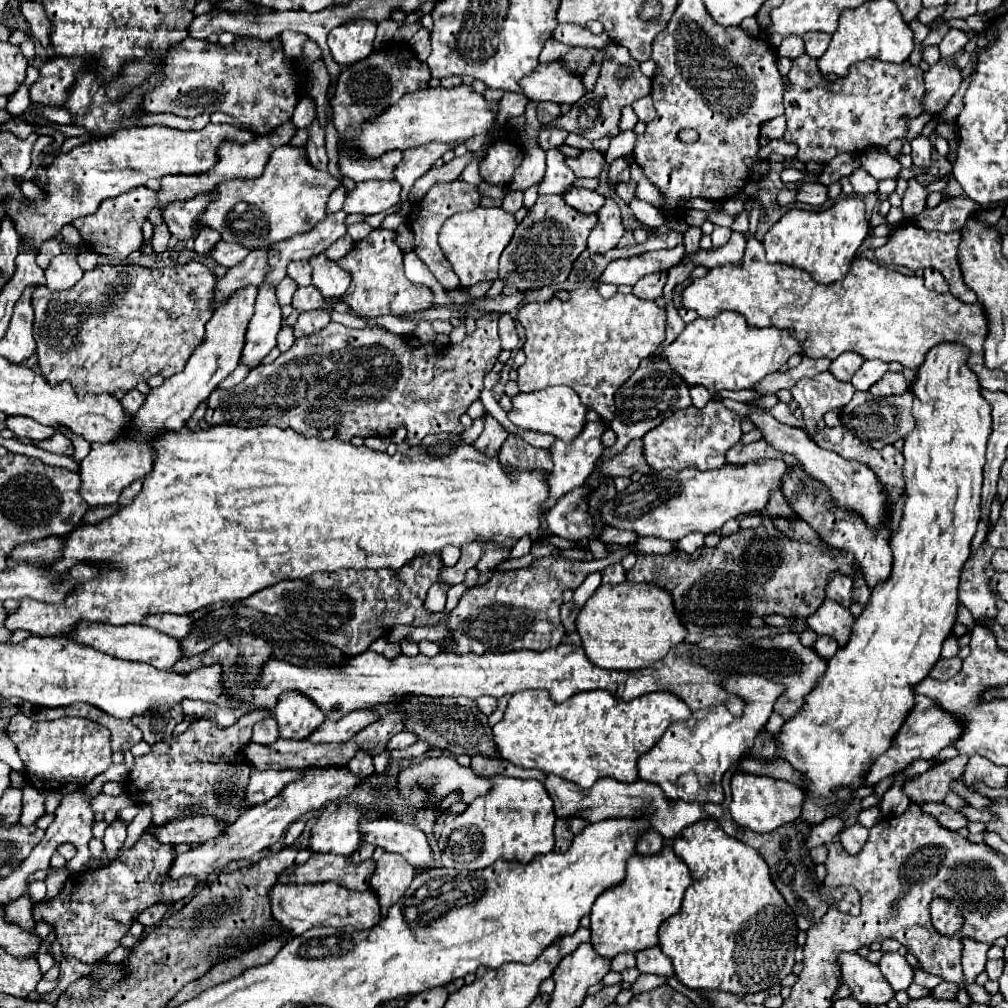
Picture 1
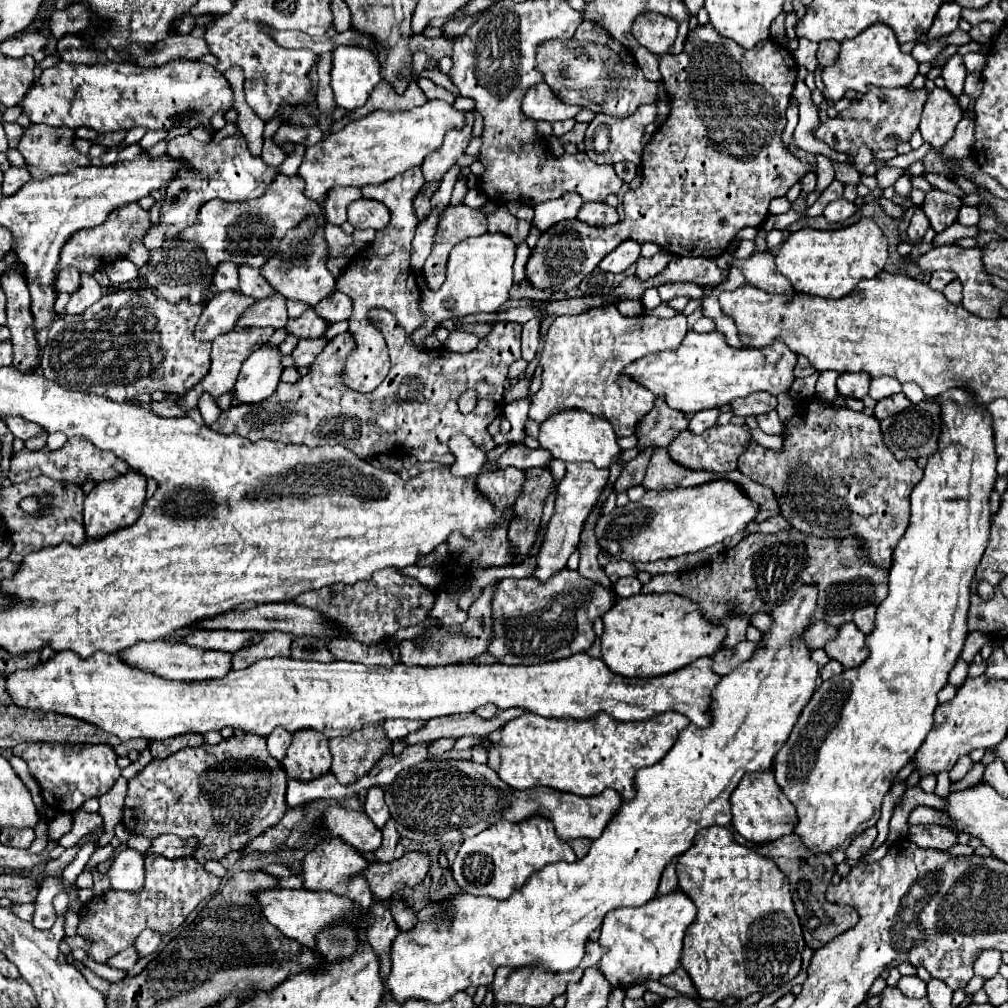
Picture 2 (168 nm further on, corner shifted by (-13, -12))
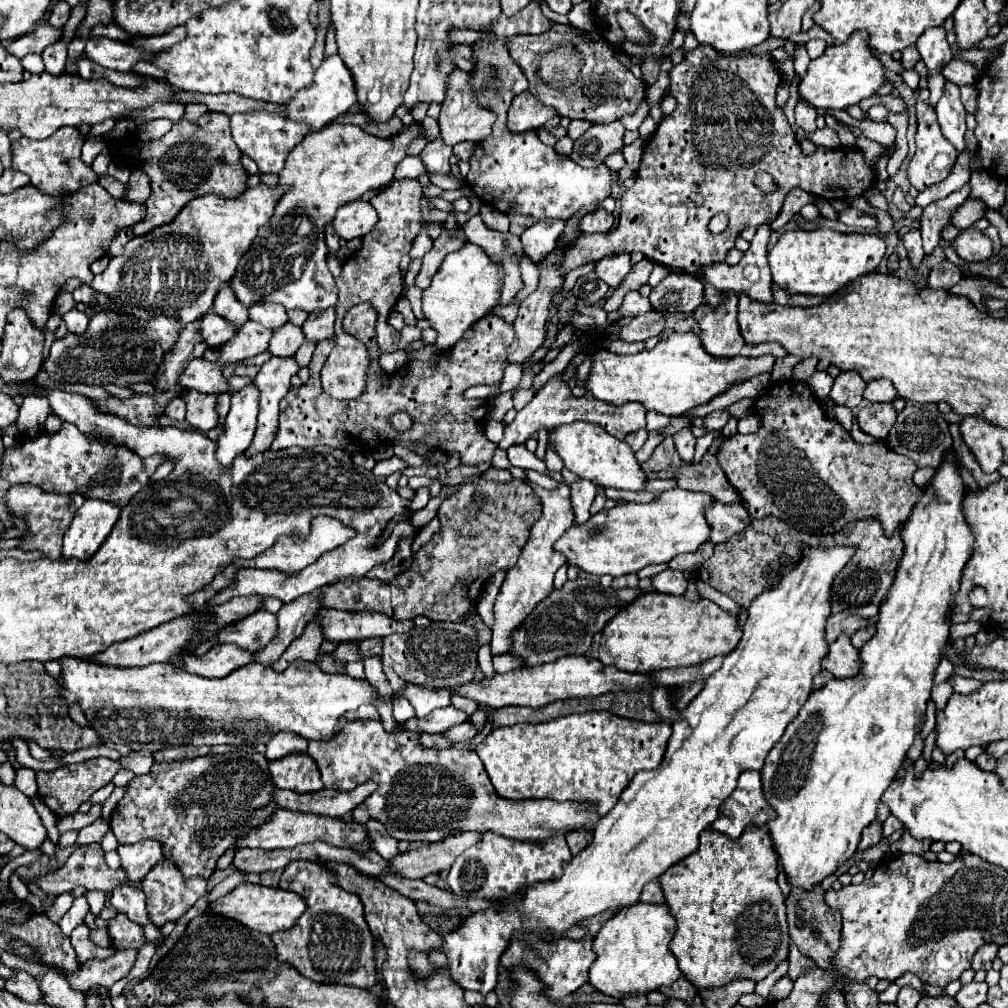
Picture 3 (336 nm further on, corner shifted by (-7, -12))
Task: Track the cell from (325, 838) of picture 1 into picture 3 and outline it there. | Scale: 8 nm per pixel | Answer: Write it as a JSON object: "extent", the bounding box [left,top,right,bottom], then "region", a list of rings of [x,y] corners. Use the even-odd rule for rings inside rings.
{"extent":[271,861,377,989],"region":[[[291,861],[285,867],[279,887],[303,897],[307,909],[291,929],[271,935],[277,961],[297,969],[303,977],[315,983],[369,989],[377,983],[373,935],[363,919],[363,905],[359,897],[343,891],[335,881],[335,875],[319,867],[315,861]]]}

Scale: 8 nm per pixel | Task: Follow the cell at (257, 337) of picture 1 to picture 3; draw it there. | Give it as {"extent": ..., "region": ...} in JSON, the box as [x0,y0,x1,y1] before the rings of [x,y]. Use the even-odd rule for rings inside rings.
{"extent":[217,385,257,469],"region":[[[253,385],[243,387],[231,397],[231,409],[223,423],[223,433],[217,437],[217,461],[231,469],[235,457],[247,451],[253,441],[257,425],[257,389]]]}

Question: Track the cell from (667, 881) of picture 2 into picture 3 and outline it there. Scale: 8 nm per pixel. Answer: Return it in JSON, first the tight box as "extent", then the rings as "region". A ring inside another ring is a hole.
{"extent":[639,879,665,905],"region":[[[653,879],[651,883],[647,883],[643,887],[643,893],[641,893],[639,901],[643,901],[643,903],[655,903],[655,905],[659,905],[659,903],[665,901],[663,899],[663,891],[661,891],[661,885],[659,885],[657,879]]]}

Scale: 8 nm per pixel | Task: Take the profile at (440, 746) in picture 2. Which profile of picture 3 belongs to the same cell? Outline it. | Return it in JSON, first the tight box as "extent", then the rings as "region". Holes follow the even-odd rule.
{"extent":[445,721,477,743],"region":[[[471,721],[461,723],[461,725],[451,727],[449,731],[445,731],[445,737],[449,737],[453,743],[465,743],[465,741],[471,741],[475,735],[477,735],[477,727],[475,727]]]}

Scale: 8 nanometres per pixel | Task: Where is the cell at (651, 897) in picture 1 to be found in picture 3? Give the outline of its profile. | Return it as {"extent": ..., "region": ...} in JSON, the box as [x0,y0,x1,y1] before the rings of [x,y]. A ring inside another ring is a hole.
{"extent":[589,903,681,999],"region":[[[635,903],[621,909],[613,919],[609,919],[593,939],[593,951],[597,959],[589,969],[589,983],[617,999],[647,995],[663,985],[673,985],[681,971],[677,959],[669,951],[669,943],[675,935],[675,919],[663,905]]]}

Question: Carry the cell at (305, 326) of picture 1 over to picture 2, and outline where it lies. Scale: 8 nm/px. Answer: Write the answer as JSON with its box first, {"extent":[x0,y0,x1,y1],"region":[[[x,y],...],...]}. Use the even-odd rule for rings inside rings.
{"extent":[291,337,327,367],"region":[[[317,337],[317,339],[301,339],[299,345],[295,347],[295,351],[291,353],[297,367],[309,367],[315,357],[323,351],[323,347],[327,345],[327,337]]]}

